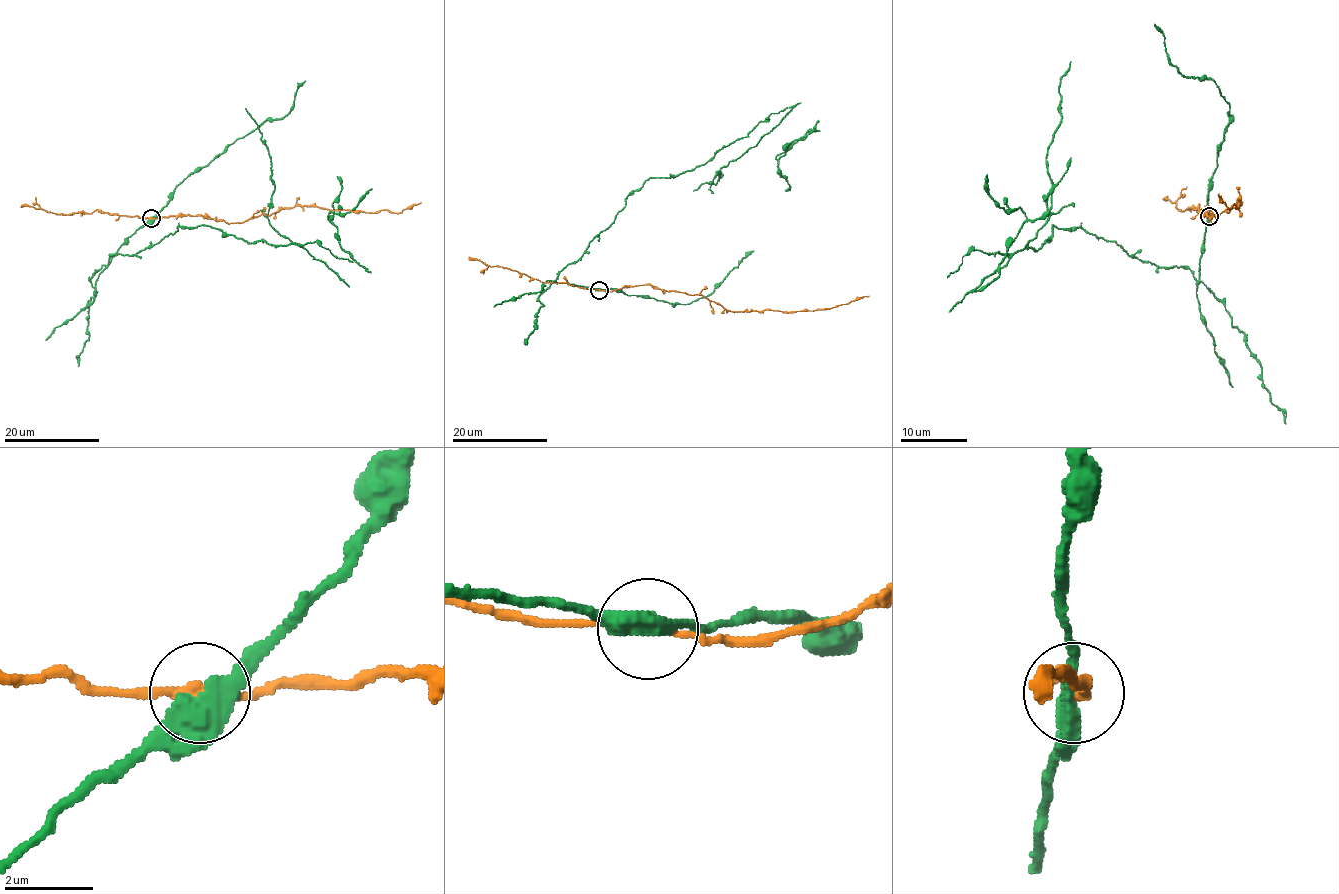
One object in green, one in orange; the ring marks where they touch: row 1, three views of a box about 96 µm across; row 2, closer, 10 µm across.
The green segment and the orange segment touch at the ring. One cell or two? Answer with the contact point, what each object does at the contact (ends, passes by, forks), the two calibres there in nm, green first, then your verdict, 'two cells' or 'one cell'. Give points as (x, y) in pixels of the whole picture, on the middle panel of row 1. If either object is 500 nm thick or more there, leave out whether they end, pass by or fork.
place (599, 290); calibres 500 and 220 nm; two cells

